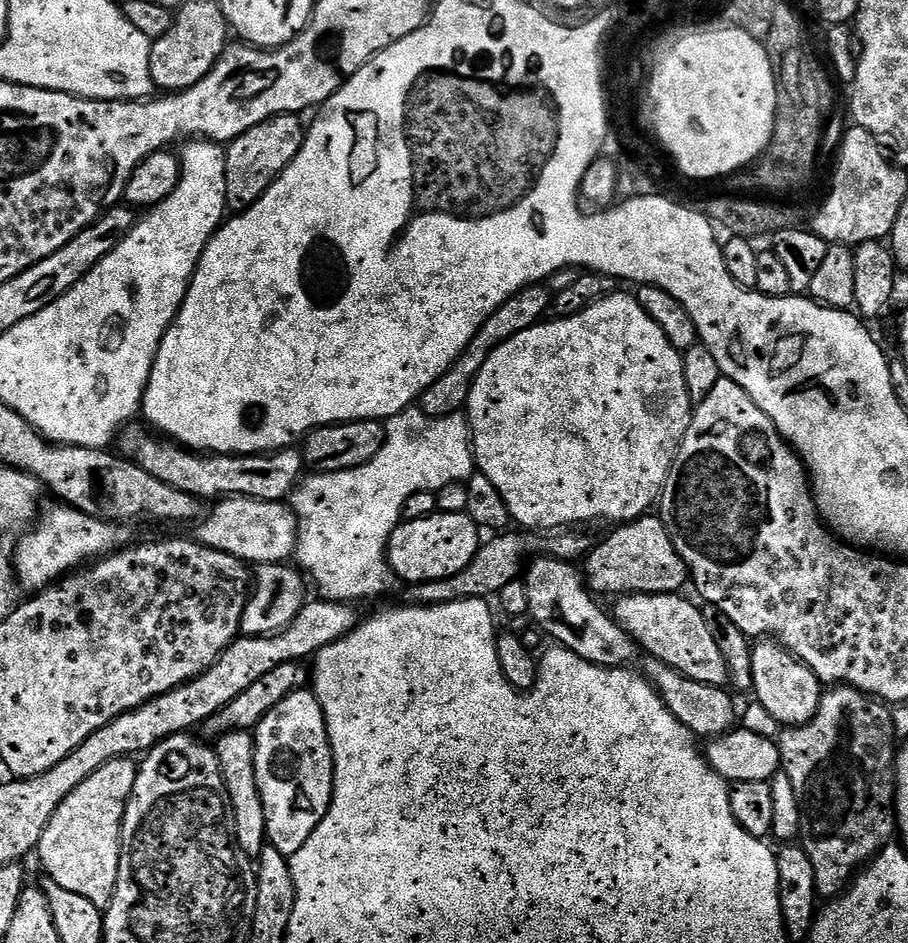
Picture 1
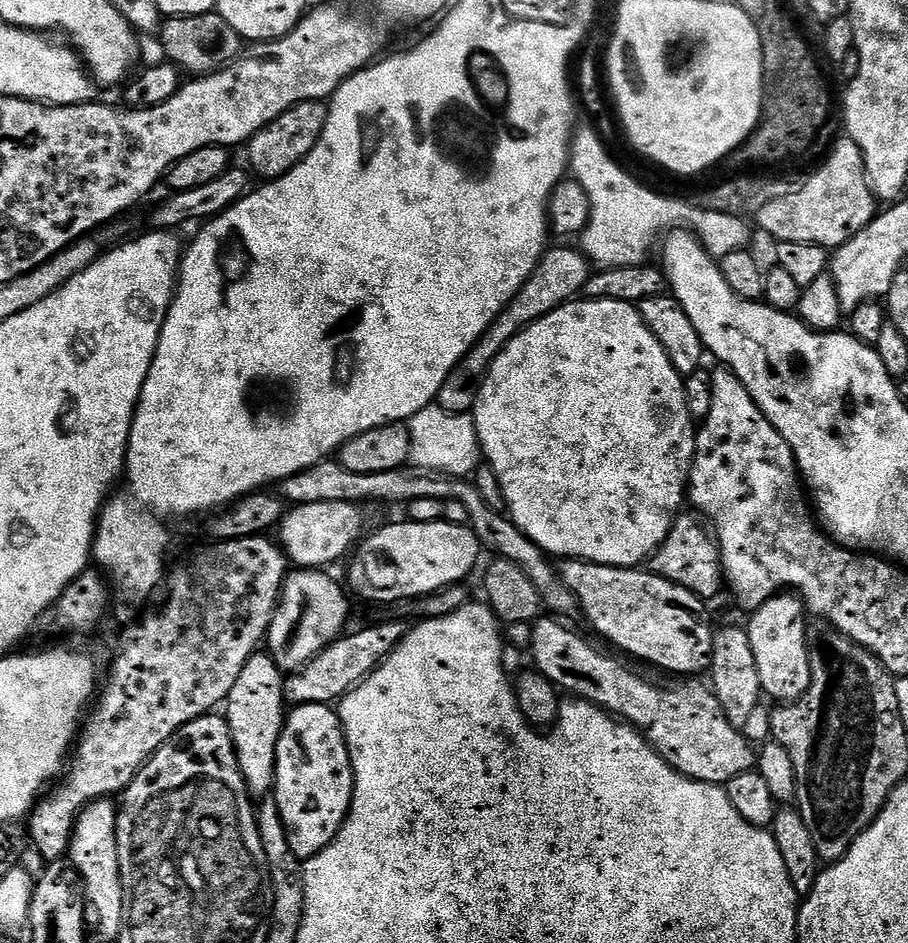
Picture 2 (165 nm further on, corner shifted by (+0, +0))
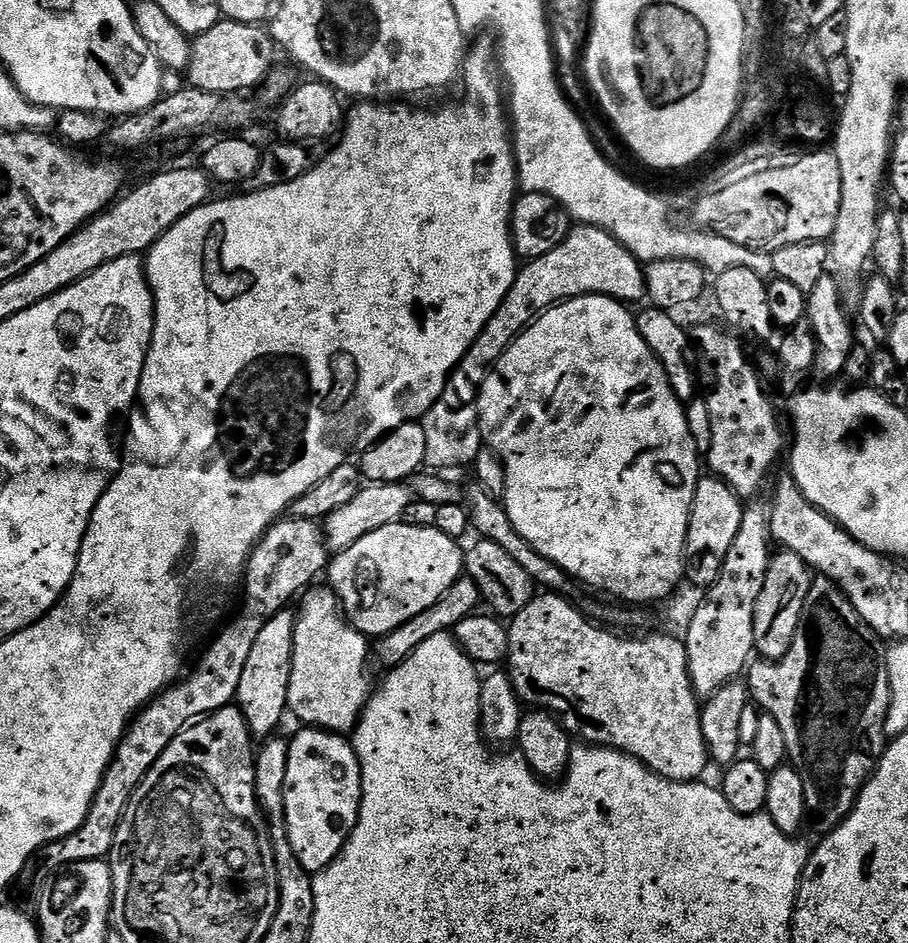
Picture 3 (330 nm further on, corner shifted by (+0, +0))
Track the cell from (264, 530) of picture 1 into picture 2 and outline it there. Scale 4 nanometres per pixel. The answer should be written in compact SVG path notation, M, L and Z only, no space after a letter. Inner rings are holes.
M314 502L313 504L297 504L285 511L283 520L278 525L278 543L284 555L297 569L320 570L324 564L332 564L349 552L360 532L360 511L354 504L342 502Z

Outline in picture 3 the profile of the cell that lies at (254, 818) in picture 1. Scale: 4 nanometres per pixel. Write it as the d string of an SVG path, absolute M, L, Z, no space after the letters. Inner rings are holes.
M285 610L274 614L262 626L258 642L250 649L250 658L246 658L246 670L242 670L242 682L238 682L235 703L246 718L248 729L253 737L268 738L288 712L288 687L292 673L292 655L294 654L294 630L297 613Z

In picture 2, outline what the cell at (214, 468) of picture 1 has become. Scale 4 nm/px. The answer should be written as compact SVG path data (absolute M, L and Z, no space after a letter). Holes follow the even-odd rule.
M329 458L310 466L305 472L281 480L278 492L292 506L343 500L357 506L363 505L363 500L381 500L384 504L397 506L403 506L414 498L457 500L462 502L462 506L468 511L471 530L478 538L481 549L488 551L489 548L493 552L493 557L514 562L514 566L518 566L518 570L522 570L522 574L526 574L526 578L537 588L542 597L543 607L552 611L549 613L564 618L564 615L574 608L574 598L562 587L553 561L503 511L486 506L486 502L482 502L482 494L478 494L475 483L467 479L453 478L439 472L413 470L408 466L386 470L382 474L354 474L354 470L346 470L335 459Z

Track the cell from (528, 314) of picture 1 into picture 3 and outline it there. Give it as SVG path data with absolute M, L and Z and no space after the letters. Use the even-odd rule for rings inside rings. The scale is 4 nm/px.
M580 224L579 226L573 227L568 233L568 237L563 240L558 246L554 246L554 250L550 250L550 254L542 254L542 258L537 260L529 260L517 271L516 277L514 278L514 286L510 286L510 294L506 294L506 298L502 302L502 306L498 306L498 310L494 314L494 318L490 318L490 322L486 322L486 326L482 330L482 334L478 334L478 338L474 338L474 342L470 346L470 350L466 350L464 357L458 362L458 366L448 376L448 381L444 387L444 395L442 402L446 406L451 408L471 408L475 405L476 401L480 398L480 387L486 382L488 375L494 371L496 363L502 358L502 354L506 351L509 346L520 337L521 332L540 315L541 312L548 311L549 308L553 308L556 304L563 304L565 300L573 300L579 296L611 296L613 300L619 300L621 302L629 302L628 300L644 300L646 296L646 282L644 281L644 270L641 261L634 258L634 254L630 254L630 250L626 250L626 246L622 246L622 242L615 240L612 235L606 230L601 228L595 228L589 224Z

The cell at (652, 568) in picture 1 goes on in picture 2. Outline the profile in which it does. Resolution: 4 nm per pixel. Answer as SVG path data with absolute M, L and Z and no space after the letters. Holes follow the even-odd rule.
M677 515L670 534L650 558L650 568L656 575L690 590L701 601L712 600L719 594L720 588L722 592L724 580L724 570L720 566L720 548L710 535L709 529L695 515L684 515Z

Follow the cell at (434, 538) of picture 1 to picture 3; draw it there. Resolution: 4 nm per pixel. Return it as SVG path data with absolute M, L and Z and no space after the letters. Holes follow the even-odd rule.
M403 522L387 524L382 526L382 530L366 534L366 538L358 538L358 542L354 542L354 546L345 552L335 553L326 569L326 580L335 592L348 623L369 638L379 638L398 630L410 622L410 618L434 606L434 602L438 602L442 594L446 594L446 590L450 590L450 586L454 586L454 582L465 575L465 549L460 547L454 538L442 534L442 530L435 527L423 528Z

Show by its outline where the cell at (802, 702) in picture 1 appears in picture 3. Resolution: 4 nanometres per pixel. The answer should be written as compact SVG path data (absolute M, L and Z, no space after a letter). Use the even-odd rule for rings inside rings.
M780 550L773 555L766 574L766 586L762 586L758 606L754 606L754 646L763 659L778 661L790 650L813 579L808 564L798 554Z

